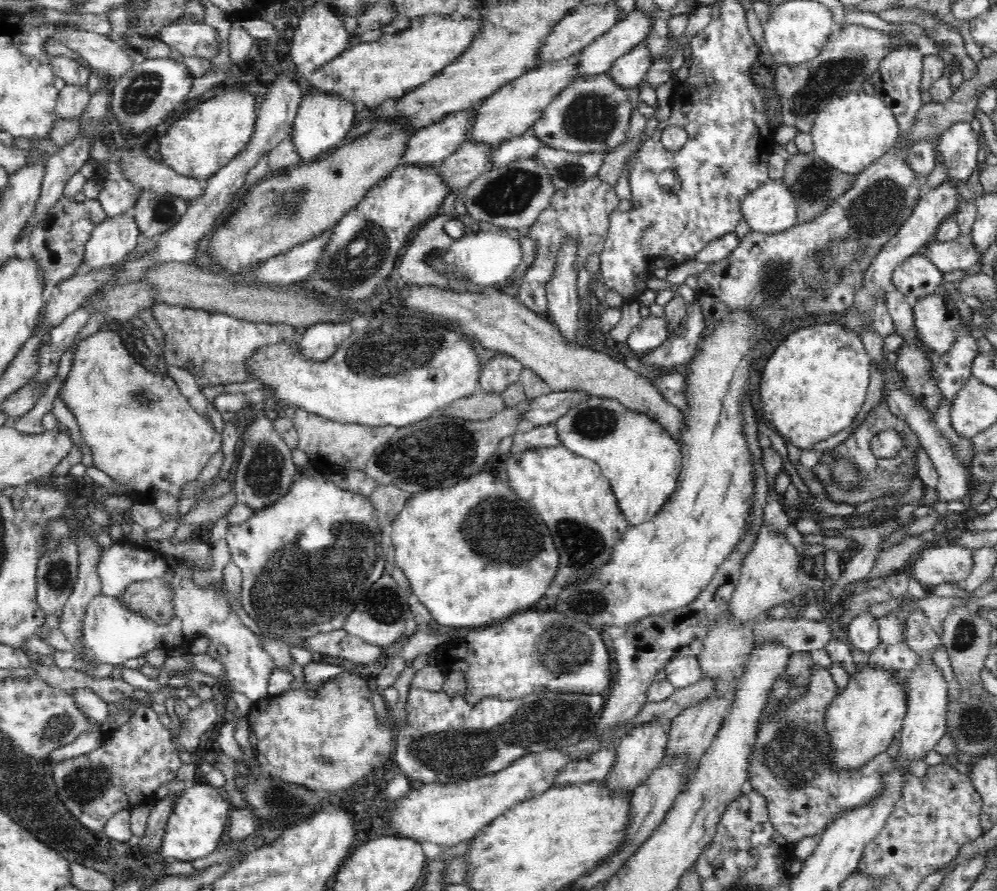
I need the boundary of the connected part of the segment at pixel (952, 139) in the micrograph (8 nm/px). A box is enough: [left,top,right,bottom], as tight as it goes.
[939,123,980,183]

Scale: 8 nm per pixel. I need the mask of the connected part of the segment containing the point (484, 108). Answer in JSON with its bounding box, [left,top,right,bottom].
[466,56,577,149]

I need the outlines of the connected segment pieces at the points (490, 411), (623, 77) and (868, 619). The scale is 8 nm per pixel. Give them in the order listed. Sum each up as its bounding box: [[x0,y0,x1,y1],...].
[[436,389,507,420],[607,42,652,90],[846,611,880,655]]

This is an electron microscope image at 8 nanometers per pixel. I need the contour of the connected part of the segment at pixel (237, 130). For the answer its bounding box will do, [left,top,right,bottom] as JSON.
[160,88,256,181]

